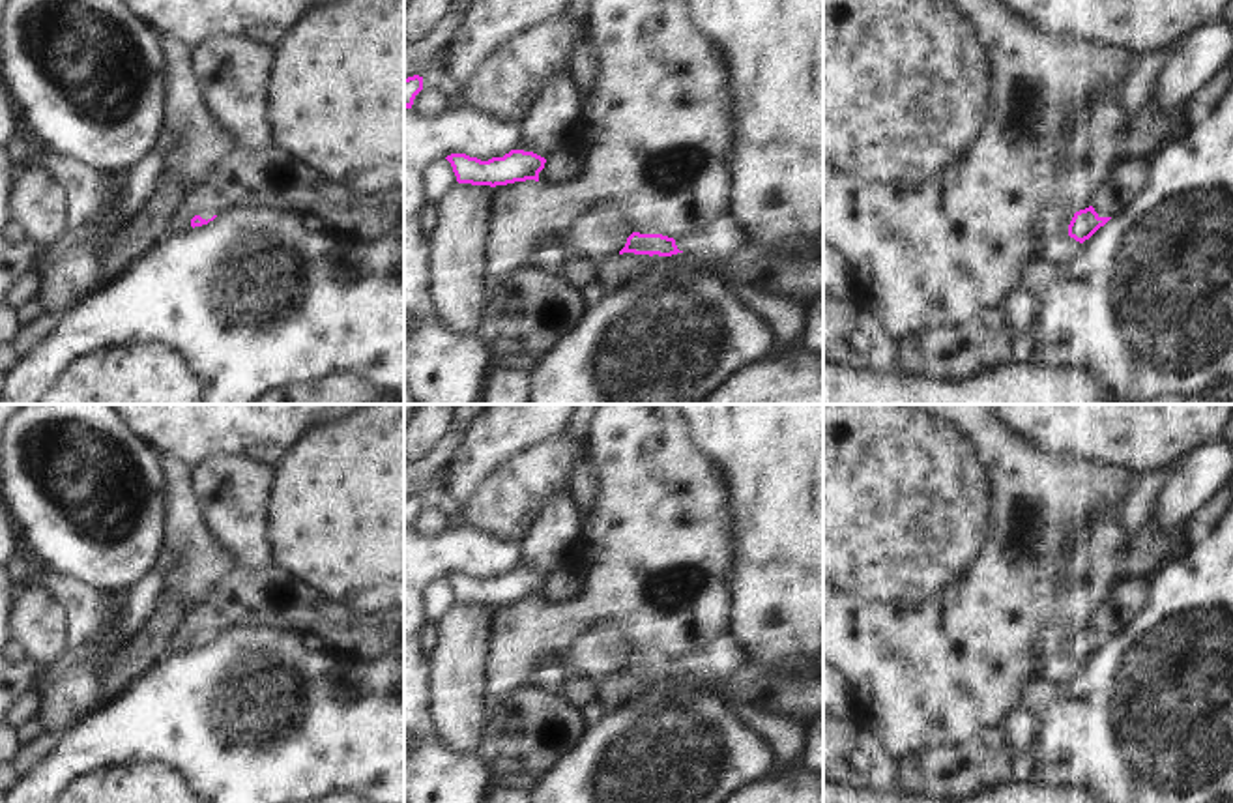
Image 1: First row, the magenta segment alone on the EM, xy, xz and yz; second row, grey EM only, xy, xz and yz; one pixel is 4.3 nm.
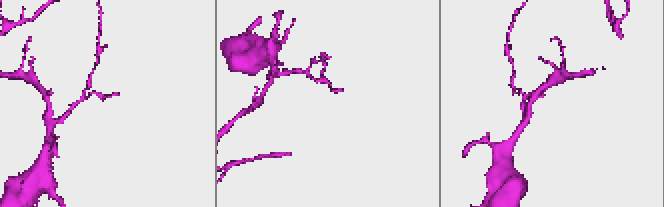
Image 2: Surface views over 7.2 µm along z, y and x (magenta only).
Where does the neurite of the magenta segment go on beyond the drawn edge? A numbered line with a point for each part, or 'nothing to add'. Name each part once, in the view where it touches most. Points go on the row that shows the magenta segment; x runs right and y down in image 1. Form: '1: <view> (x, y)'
1: xz (721, 236)

